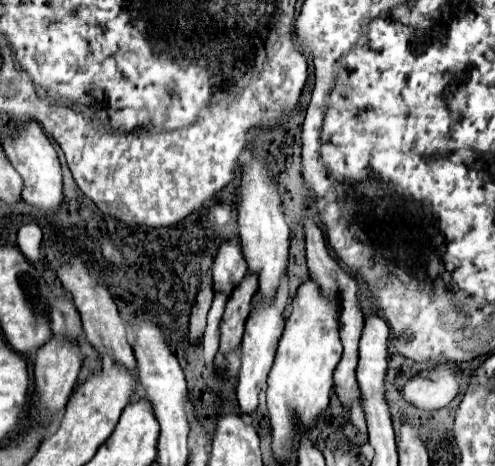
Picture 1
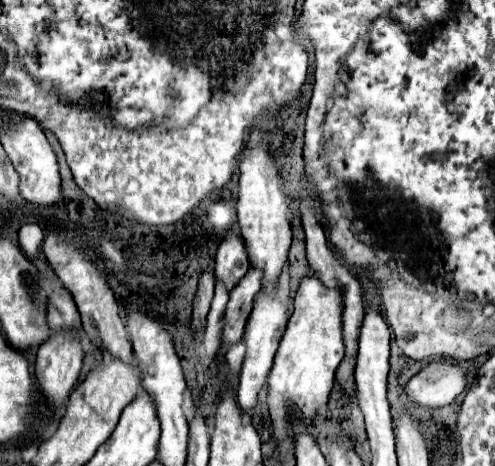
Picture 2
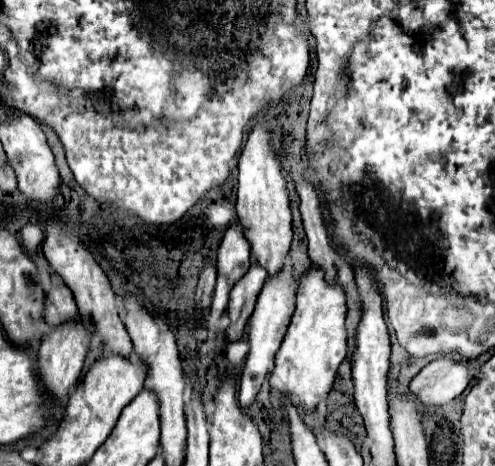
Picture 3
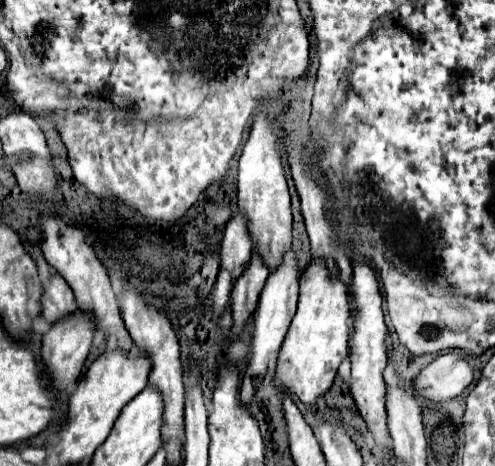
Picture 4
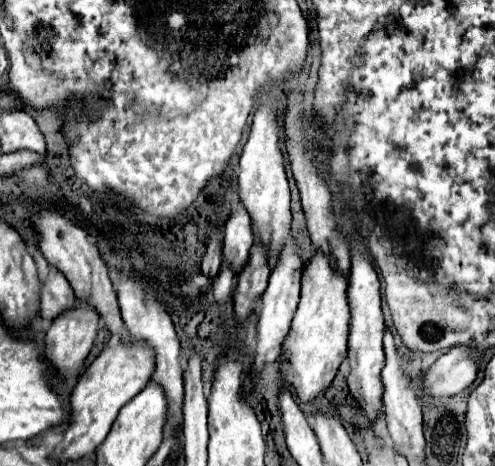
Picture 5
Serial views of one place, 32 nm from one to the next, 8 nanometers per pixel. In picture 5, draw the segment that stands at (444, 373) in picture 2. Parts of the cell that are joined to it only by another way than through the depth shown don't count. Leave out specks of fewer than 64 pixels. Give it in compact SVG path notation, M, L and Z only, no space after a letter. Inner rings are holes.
M456 346L430 366L424 386L432 396L452 396L468 388L476 374L478 364L472 362L472 352L466 346Z

